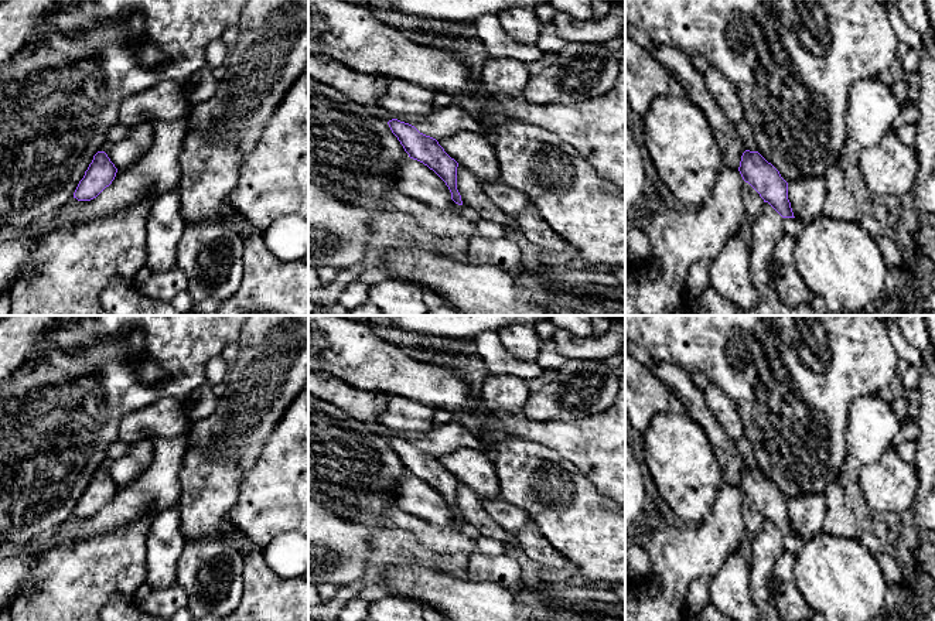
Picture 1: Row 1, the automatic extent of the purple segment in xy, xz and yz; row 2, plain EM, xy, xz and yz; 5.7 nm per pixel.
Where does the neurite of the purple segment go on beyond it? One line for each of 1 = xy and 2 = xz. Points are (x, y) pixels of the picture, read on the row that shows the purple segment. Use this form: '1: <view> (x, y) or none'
1: none
2: none

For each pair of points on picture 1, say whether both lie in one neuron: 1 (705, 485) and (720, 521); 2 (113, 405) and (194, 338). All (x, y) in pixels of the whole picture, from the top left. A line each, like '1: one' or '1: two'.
1: two
2: one

